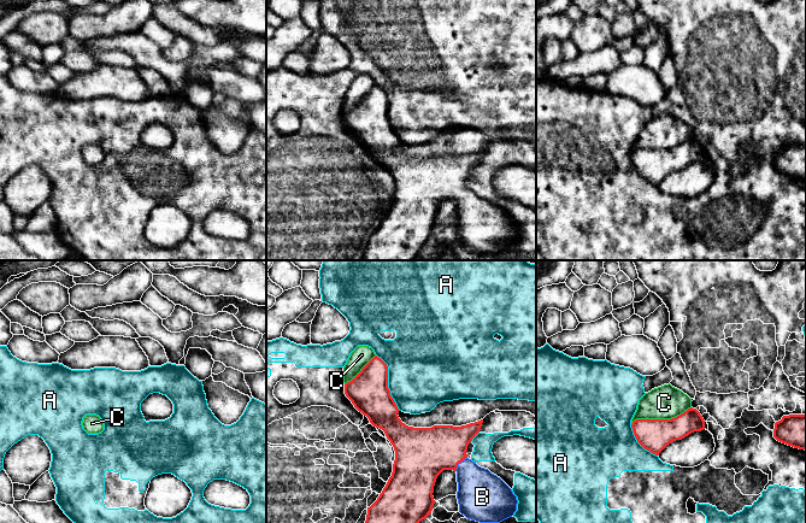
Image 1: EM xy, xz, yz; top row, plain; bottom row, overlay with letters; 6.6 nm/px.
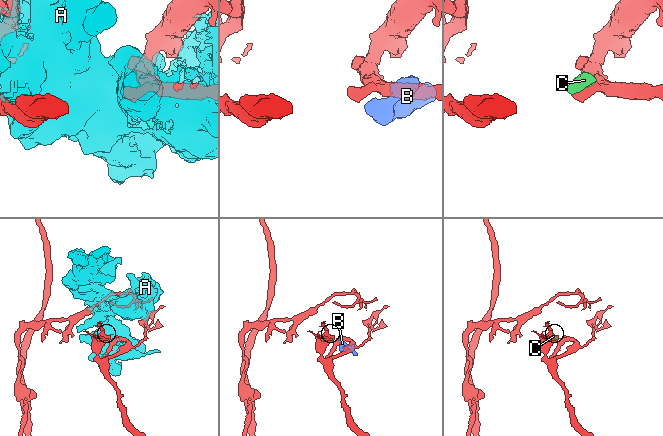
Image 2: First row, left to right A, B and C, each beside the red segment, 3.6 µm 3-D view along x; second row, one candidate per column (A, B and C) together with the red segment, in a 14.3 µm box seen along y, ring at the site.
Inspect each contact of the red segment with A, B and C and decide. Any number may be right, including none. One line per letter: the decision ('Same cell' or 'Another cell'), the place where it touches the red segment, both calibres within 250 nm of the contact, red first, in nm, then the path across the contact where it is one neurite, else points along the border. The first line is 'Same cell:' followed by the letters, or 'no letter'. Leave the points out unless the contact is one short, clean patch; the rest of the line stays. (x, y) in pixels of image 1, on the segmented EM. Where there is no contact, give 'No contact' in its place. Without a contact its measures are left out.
Same cell: B, C
A: Another cell. Touches red at xz (387, 382). Thickness 260 nm (red) against 460 nm
B: Same cell. Touches red at xz (459, 462). Thickness 360 nm (red) against 300 nm. Path across: xz (423, 453), (449, 453), (459, 462), (466, 469), (480, 493)
C: Same cell. Touches red at yz (660, 419). Thickness 220 nm (red) against 220 nm

